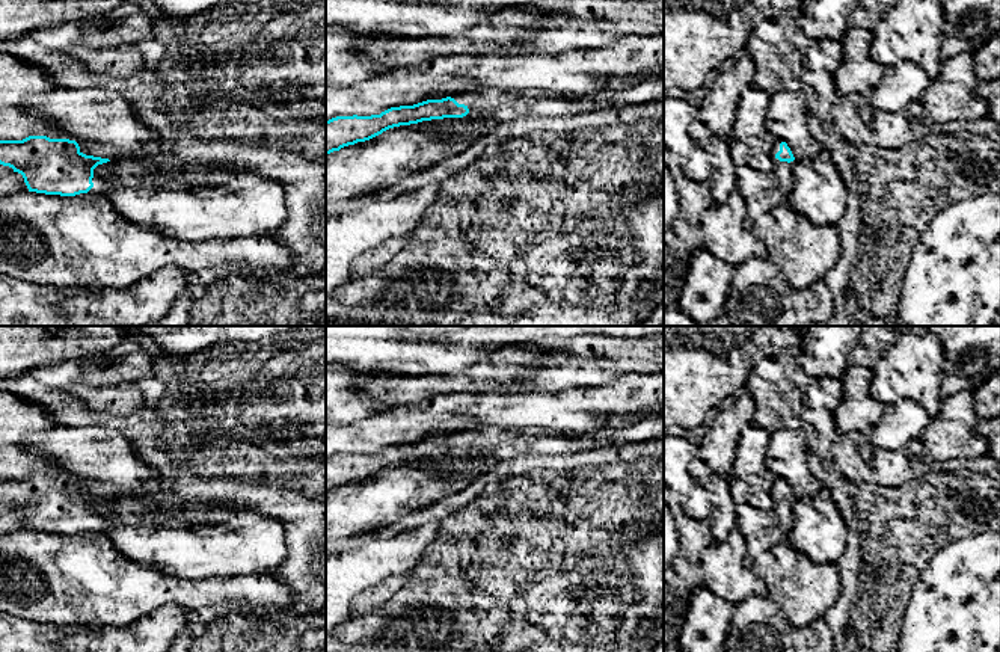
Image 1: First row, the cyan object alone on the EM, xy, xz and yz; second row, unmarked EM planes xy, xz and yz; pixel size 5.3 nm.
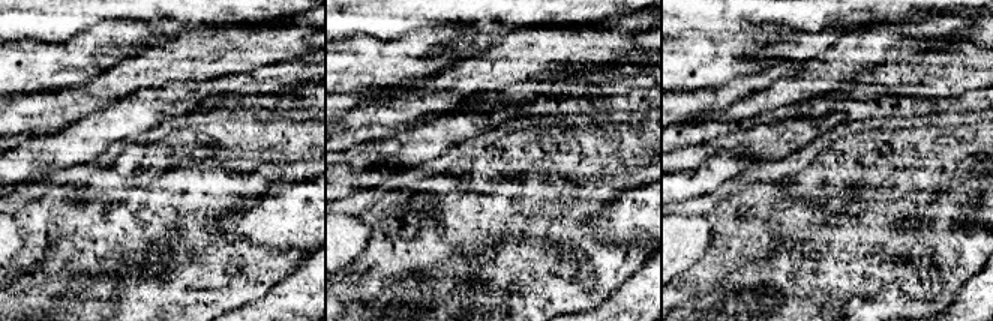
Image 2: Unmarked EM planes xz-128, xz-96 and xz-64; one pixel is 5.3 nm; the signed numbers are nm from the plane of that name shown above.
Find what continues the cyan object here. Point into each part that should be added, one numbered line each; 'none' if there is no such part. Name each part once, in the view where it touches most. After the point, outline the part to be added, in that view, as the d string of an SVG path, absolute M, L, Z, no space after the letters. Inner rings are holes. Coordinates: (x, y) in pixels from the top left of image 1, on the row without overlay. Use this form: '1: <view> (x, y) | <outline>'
1: yz (783, 509) | M777 477L774 481L774 486L771 489L771 497L774 501L774 512L777 516L777 524L780 530L787 536L793 527L793 515L792 515L792 507L796 498L787 501L787 500L780 500L775 492L780 489L780 481L783 478Z

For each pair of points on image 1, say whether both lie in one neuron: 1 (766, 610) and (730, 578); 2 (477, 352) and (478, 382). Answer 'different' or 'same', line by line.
1: different
2: different

